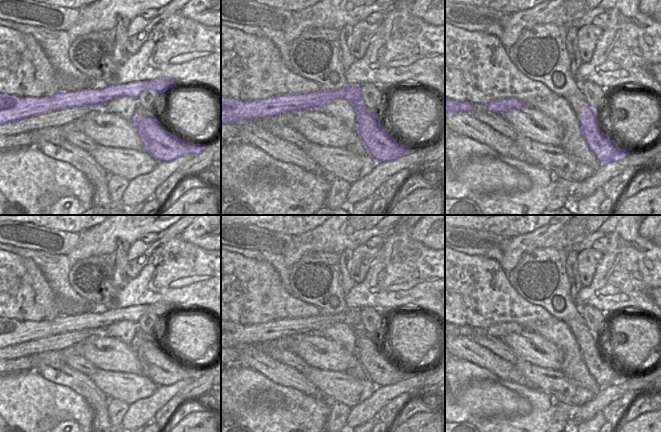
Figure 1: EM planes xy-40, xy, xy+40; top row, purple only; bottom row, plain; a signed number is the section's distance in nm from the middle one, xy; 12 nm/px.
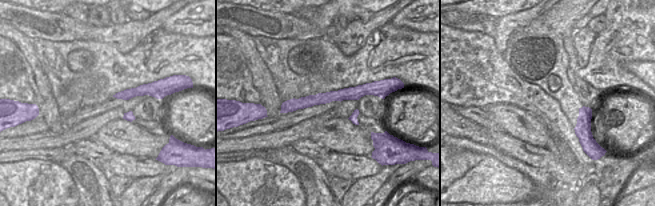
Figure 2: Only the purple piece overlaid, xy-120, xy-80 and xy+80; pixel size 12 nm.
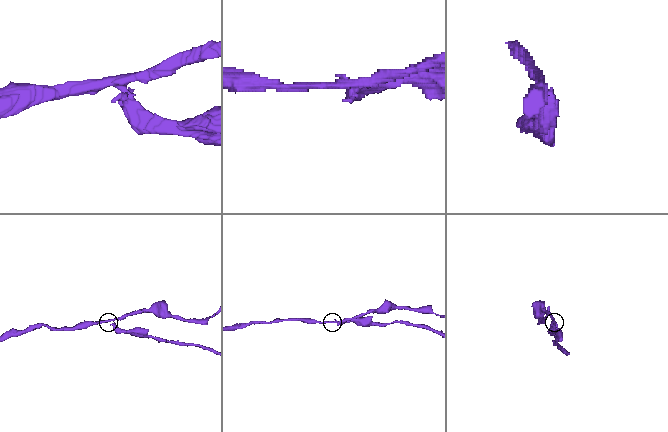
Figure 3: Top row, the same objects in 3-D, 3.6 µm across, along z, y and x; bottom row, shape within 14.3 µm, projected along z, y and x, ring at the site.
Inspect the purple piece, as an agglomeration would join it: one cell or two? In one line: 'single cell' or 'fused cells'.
fused cells

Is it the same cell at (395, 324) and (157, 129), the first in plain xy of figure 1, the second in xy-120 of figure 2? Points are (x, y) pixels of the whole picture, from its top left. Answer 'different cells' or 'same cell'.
different cells

